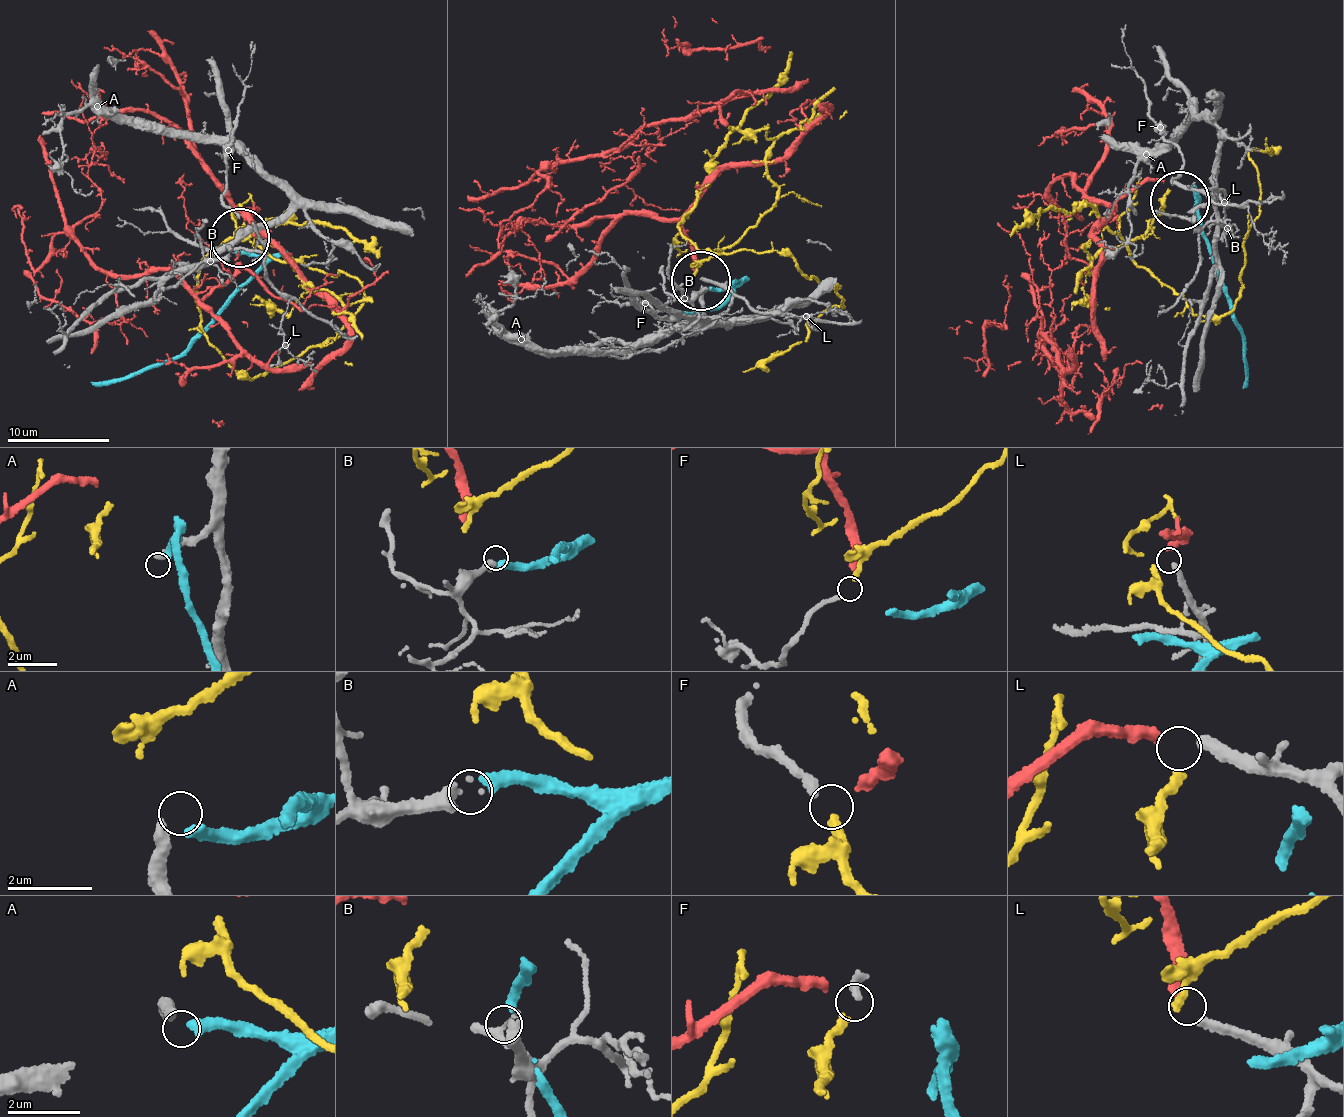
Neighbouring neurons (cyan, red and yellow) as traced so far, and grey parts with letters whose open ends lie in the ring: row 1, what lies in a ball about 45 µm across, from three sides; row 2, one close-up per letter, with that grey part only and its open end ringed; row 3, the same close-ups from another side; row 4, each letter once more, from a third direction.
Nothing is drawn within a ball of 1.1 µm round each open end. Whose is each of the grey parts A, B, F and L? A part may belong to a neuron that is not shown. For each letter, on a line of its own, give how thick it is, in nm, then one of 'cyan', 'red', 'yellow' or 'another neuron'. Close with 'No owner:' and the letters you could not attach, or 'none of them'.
A: 300 nm thick; another neuron
B: 300 nm thick; cyan
F: 200 nm thick; yellow
L: 240 nm thick; red
No owner: A

